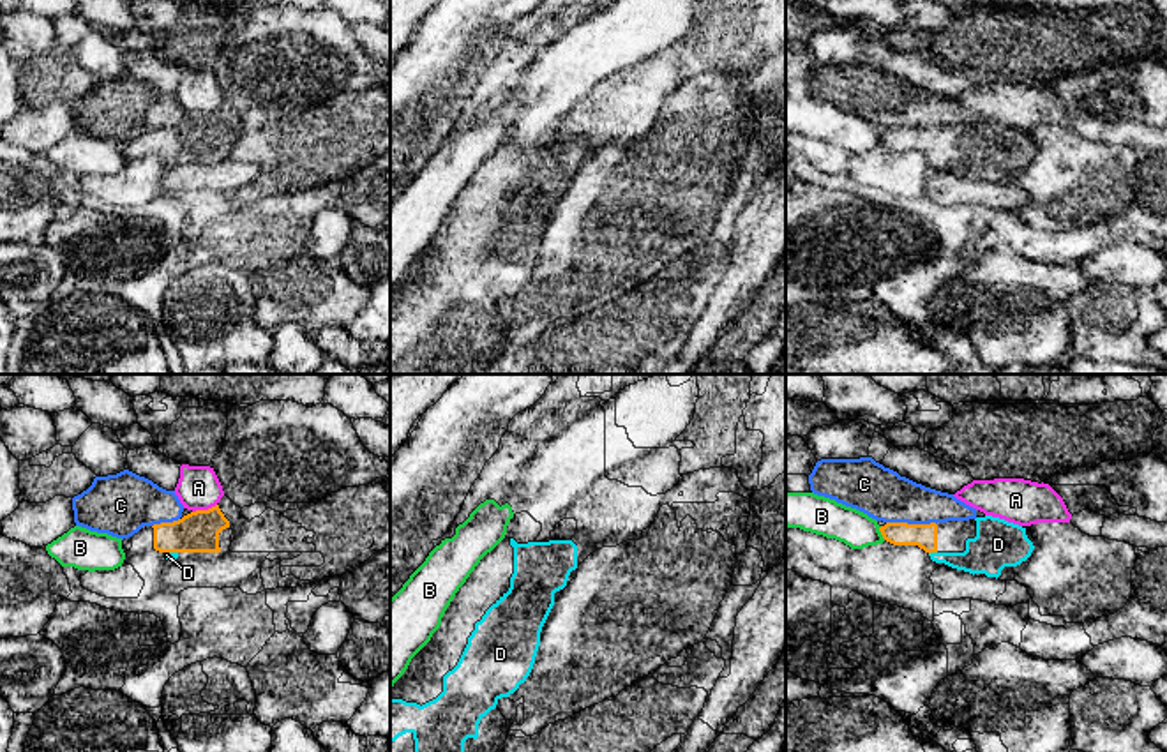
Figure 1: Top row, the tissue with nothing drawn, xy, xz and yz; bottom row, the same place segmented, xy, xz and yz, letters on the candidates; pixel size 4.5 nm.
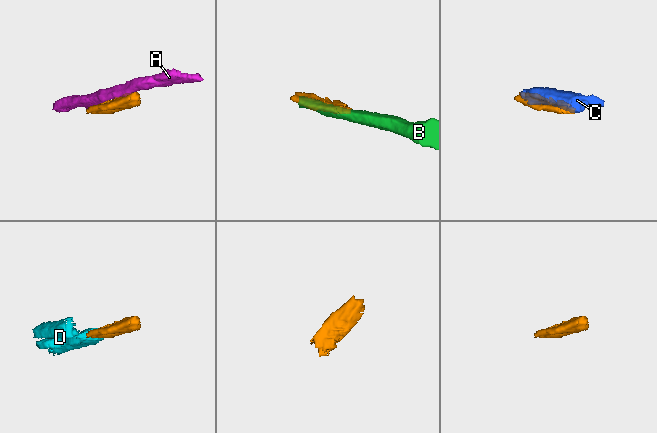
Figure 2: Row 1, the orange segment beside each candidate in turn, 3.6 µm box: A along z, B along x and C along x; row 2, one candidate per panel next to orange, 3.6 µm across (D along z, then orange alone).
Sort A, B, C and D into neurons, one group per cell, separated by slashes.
A / B / C / D

